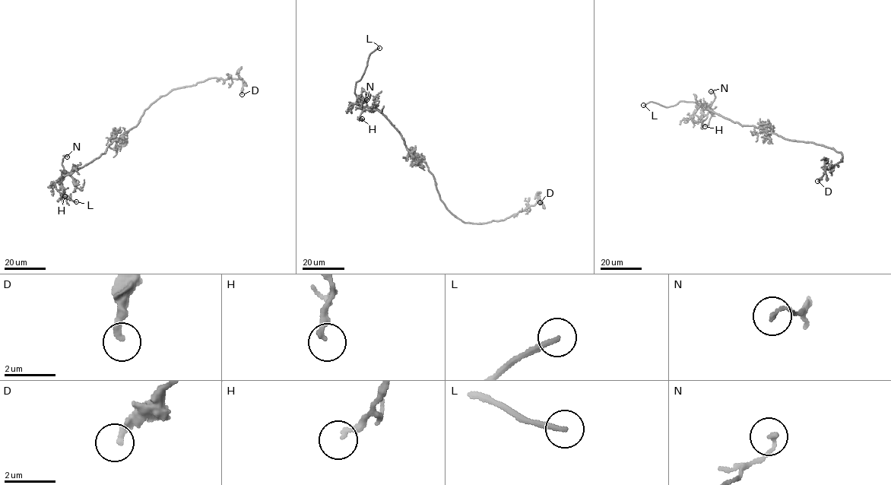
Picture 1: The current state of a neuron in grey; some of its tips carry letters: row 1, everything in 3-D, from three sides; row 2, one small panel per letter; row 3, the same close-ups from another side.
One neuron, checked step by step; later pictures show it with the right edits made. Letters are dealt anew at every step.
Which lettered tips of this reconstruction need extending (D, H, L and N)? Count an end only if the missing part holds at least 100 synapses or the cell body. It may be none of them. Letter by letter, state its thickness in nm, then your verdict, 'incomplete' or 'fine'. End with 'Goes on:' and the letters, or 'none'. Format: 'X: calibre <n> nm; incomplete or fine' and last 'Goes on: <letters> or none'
D: calibre 220 nm; fine
H: calibre 180 nm; fine
L: calibre 180 nm; incomplete
N: calibre 160 nm; fine
Goes on: L

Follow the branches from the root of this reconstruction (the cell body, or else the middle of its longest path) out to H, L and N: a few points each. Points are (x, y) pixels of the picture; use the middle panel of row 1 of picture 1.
H: (428, 166), (407, 147), (399, 131), (375, 107), (363, 110), (359, 116), (362, 118)
L: (428, 166), (387, 118), (363, 106), (355, 93), (369, 55), (379, 48)
N: (428, 166), (407, 147), (399, 131), (375, 107), (360, 109), (366, 99)

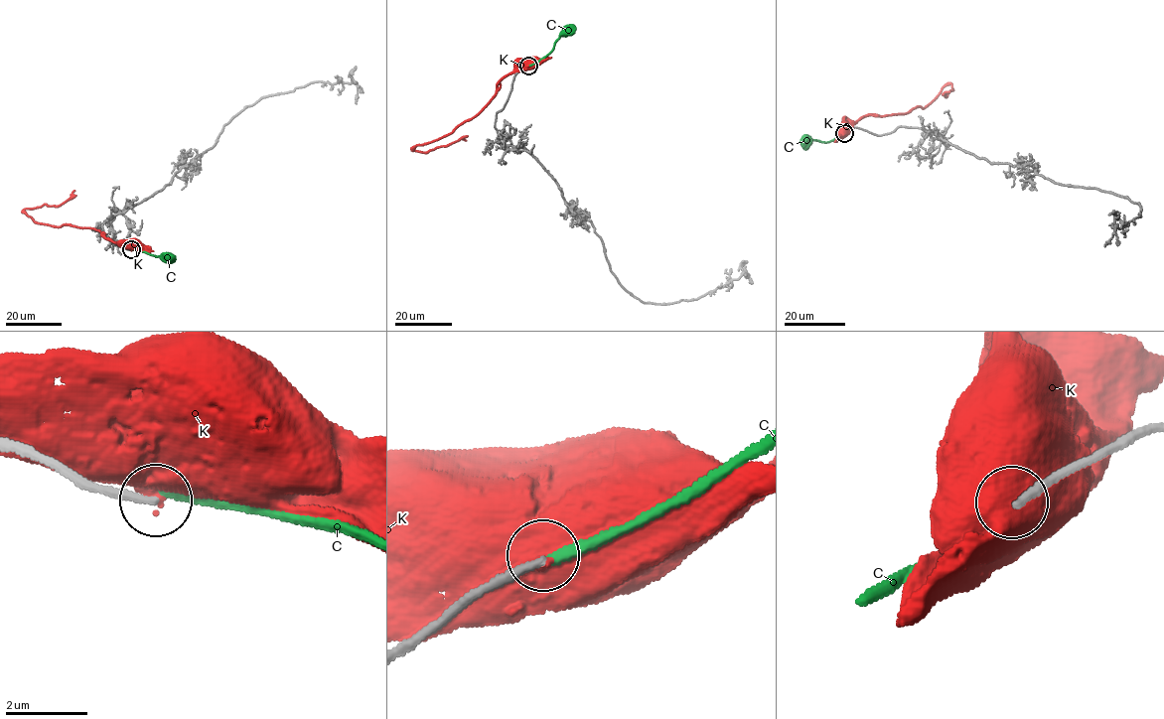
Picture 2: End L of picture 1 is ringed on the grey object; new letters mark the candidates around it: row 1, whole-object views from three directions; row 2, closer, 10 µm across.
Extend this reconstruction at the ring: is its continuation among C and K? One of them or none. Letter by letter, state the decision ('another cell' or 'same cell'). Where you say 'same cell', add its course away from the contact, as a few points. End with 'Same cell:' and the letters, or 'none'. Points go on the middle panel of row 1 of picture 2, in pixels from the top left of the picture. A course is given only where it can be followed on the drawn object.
C: another cell
K: another cell
Same cell: none

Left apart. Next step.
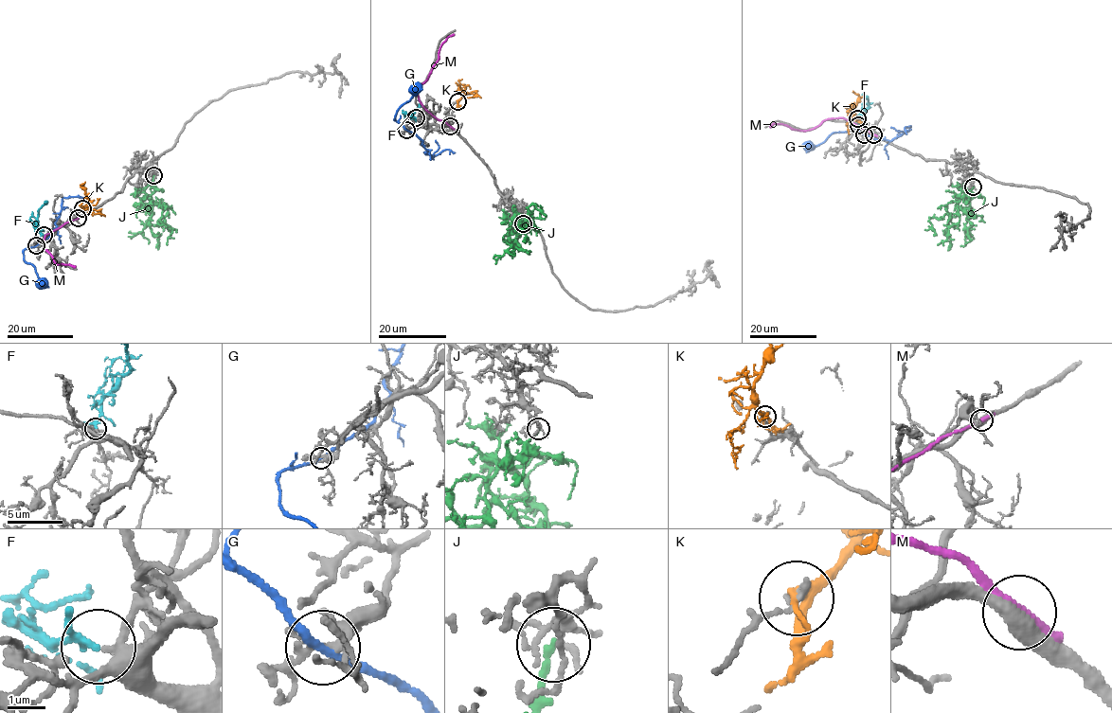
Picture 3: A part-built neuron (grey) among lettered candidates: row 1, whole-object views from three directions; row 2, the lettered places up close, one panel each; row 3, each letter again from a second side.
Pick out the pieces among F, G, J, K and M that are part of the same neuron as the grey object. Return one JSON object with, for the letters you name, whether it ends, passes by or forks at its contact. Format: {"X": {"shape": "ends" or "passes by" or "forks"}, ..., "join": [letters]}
{"F": {"shape": "passes by"}, "join": ["F"]}

